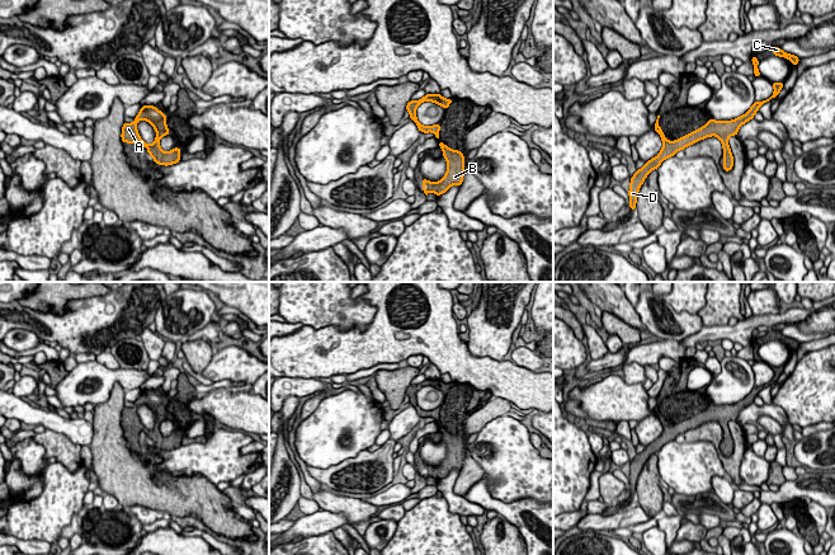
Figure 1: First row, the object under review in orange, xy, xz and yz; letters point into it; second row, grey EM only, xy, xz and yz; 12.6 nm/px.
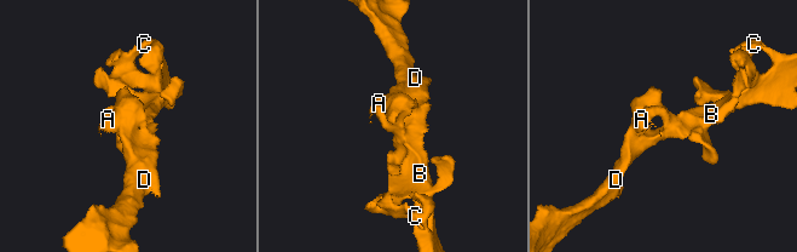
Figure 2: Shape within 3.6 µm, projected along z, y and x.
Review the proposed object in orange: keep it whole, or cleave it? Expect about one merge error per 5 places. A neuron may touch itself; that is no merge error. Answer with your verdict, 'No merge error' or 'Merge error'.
No merge error

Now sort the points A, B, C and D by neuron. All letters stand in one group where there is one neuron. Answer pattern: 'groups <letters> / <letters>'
groups A B C D

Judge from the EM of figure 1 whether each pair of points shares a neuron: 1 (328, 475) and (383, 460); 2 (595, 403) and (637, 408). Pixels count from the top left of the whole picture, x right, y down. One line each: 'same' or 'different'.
1: same
2: same

